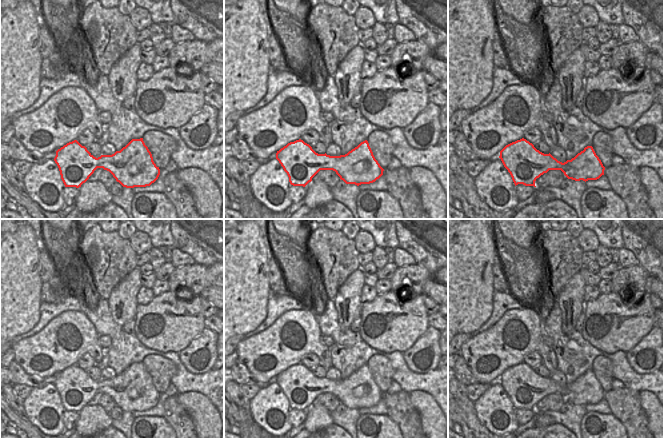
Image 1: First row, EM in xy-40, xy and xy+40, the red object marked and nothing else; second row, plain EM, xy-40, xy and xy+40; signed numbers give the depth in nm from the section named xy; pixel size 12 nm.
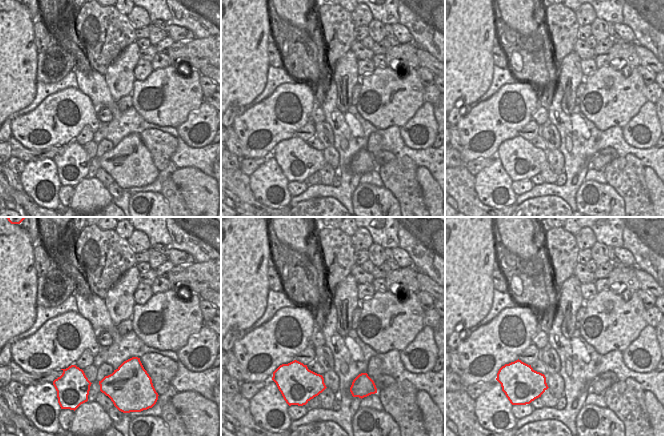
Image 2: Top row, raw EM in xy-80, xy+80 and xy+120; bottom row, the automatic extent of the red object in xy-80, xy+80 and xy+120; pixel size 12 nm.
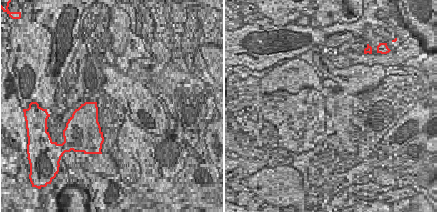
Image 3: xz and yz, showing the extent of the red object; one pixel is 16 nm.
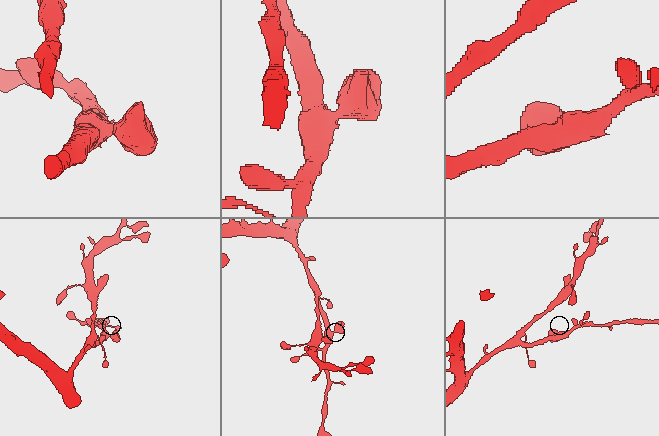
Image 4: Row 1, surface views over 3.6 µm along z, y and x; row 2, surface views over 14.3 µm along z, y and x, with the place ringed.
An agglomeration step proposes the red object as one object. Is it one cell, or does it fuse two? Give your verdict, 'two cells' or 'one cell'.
one cell

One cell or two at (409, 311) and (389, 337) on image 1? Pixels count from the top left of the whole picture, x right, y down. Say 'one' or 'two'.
one

